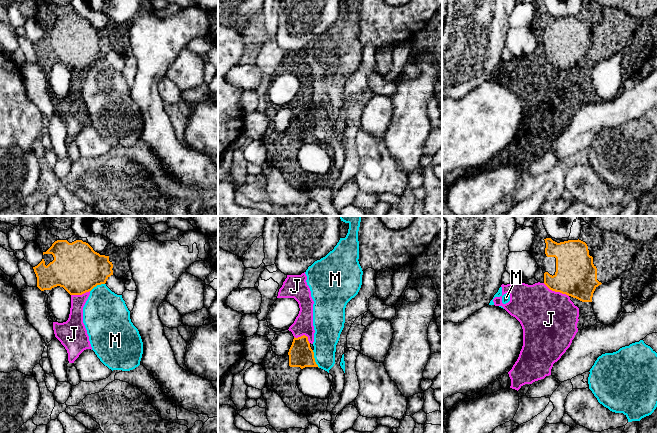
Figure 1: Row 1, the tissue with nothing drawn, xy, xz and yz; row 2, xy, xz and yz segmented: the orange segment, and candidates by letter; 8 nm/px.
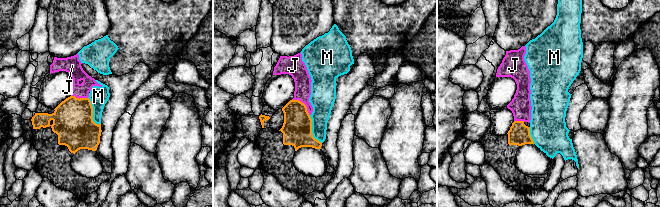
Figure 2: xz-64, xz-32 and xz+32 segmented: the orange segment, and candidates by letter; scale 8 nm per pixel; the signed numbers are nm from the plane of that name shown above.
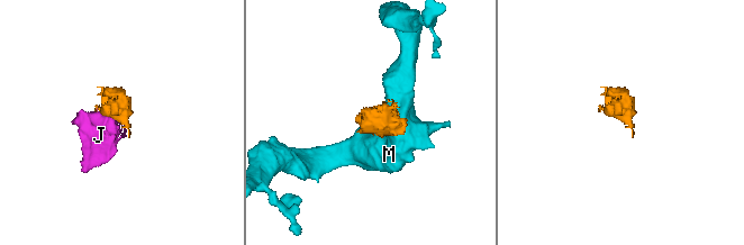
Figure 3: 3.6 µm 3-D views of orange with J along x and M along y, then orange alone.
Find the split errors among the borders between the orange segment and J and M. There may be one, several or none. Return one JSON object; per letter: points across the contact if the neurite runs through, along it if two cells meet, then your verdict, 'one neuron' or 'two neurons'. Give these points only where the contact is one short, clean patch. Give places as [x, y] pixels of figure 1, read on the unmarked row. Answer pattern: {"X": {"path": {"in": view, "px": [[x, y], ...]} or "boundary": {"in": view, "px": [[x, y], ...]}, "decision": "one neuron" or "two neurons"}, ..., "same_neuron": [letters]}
{"J": {"path": {"in": "yz", "px": [[576, 52], [568, 56], [556, 67], [549, 78], [549, 95]]}, "decision": "one neuron"}, "M": {"boundary": {"in": "xz", "px": [[312, 126], [314, 137], [319, 143]]}, "decision": "two neurons"}, "same_neuron": ["J"]}

